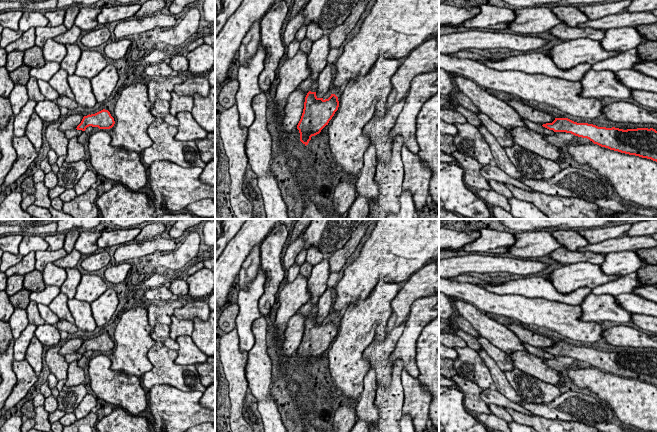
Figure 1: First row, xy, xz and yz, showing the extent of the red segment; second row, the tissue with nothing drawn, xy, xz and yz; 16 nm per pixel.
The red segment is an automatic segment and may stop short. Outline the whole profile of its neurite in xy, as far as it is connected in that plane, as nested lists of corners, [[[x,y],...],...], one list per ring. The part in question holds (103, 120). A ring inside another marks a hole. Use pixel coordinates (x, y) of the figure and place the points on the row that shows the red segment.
[[[101,110],[95,114],[84,116],[77,130],[85,131],[87,127],[98,127],[99,129],[110,129],[114,126],[115,121],[108,110]]]

